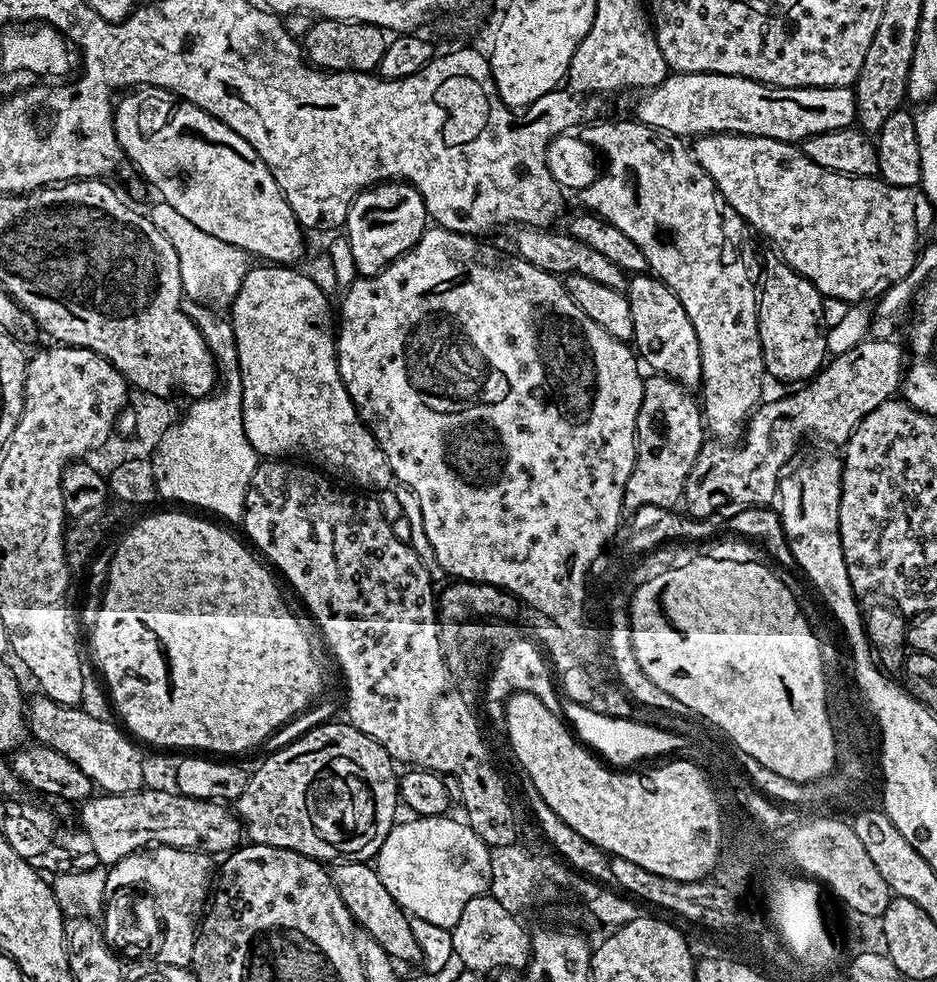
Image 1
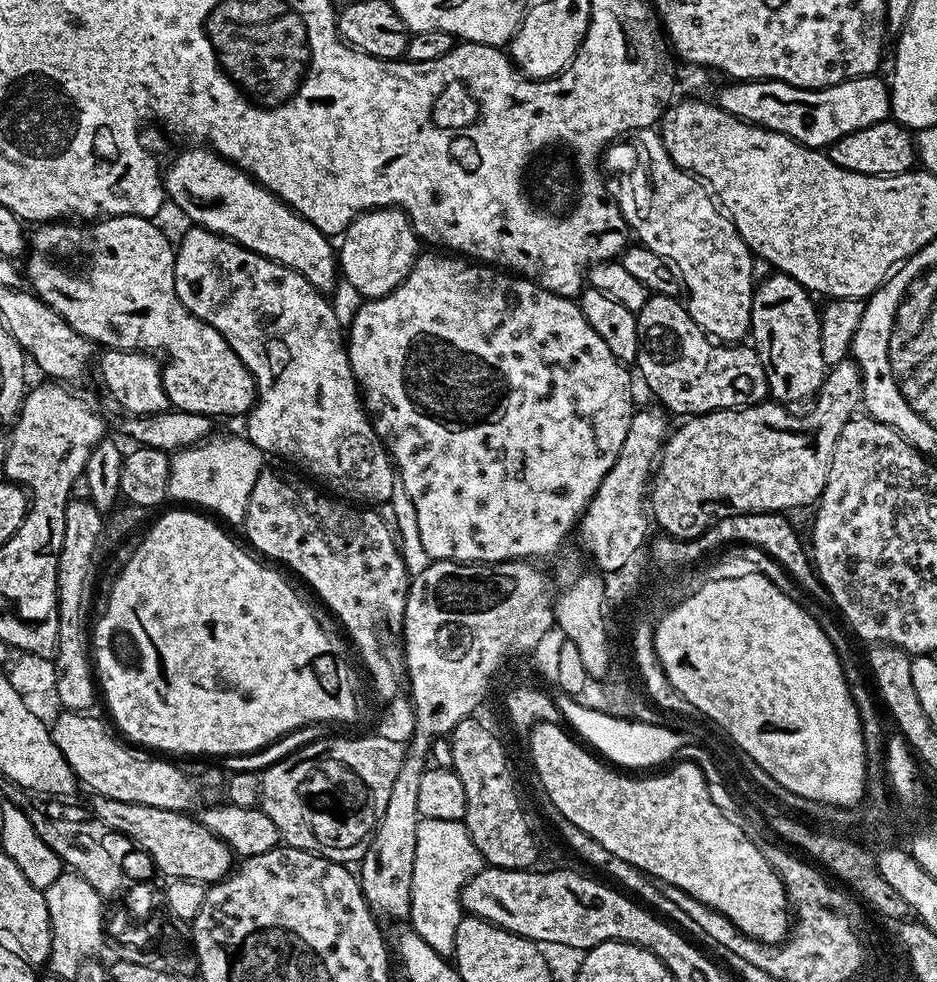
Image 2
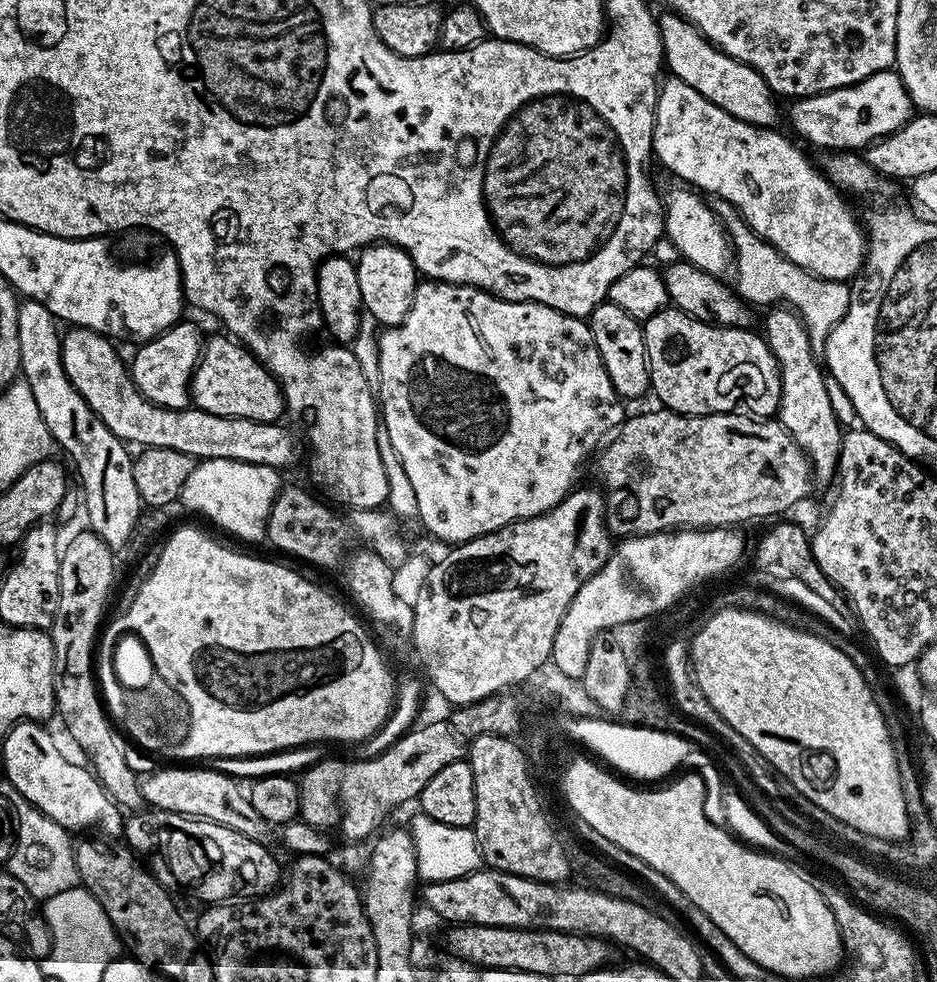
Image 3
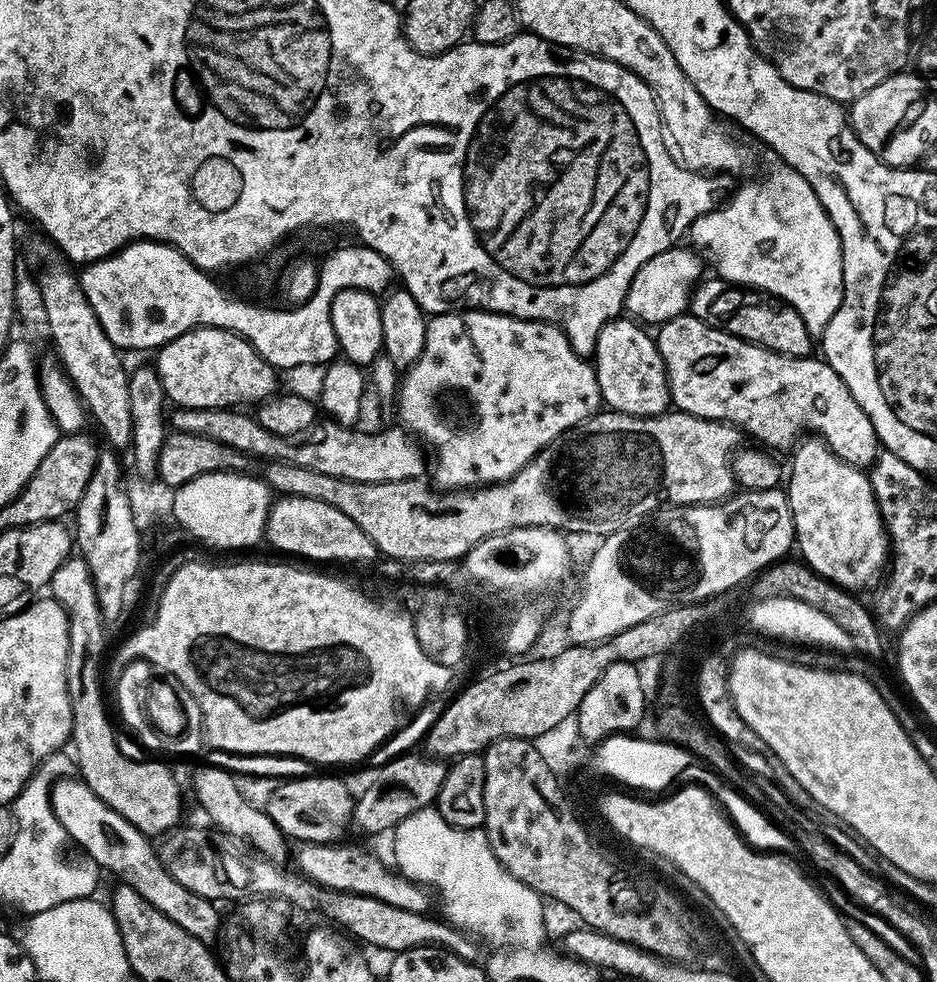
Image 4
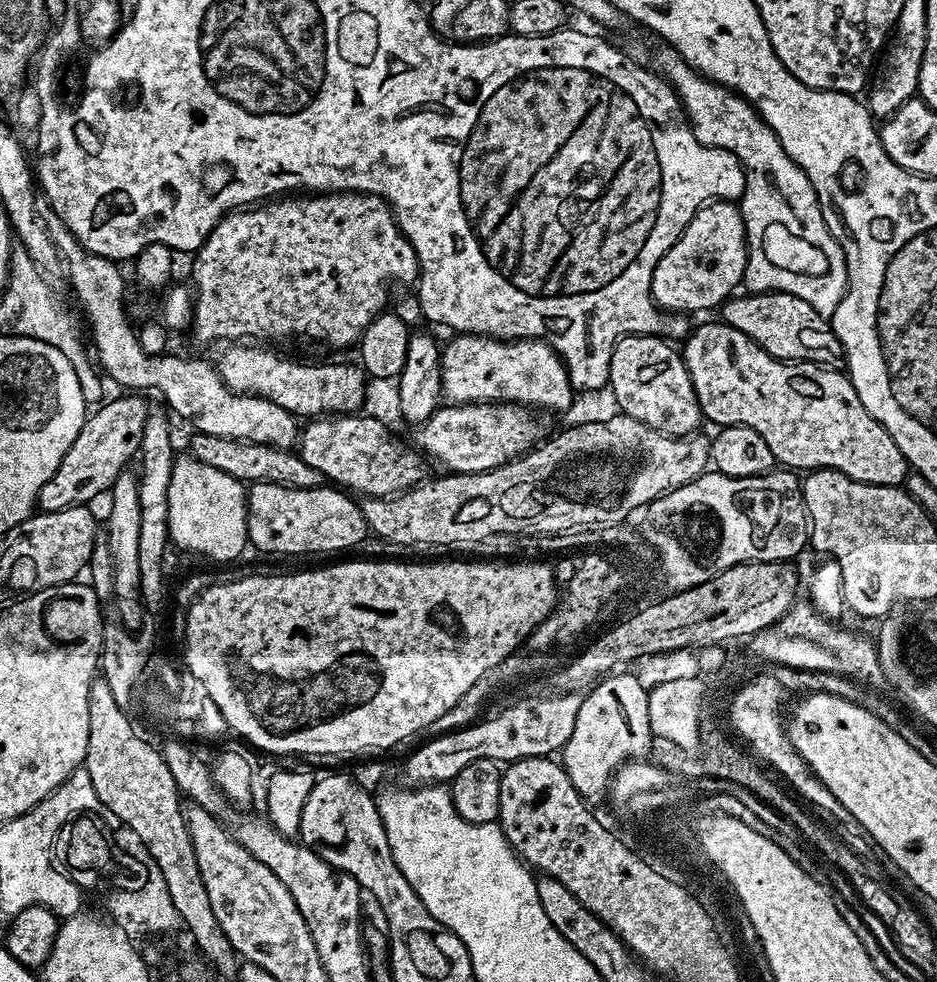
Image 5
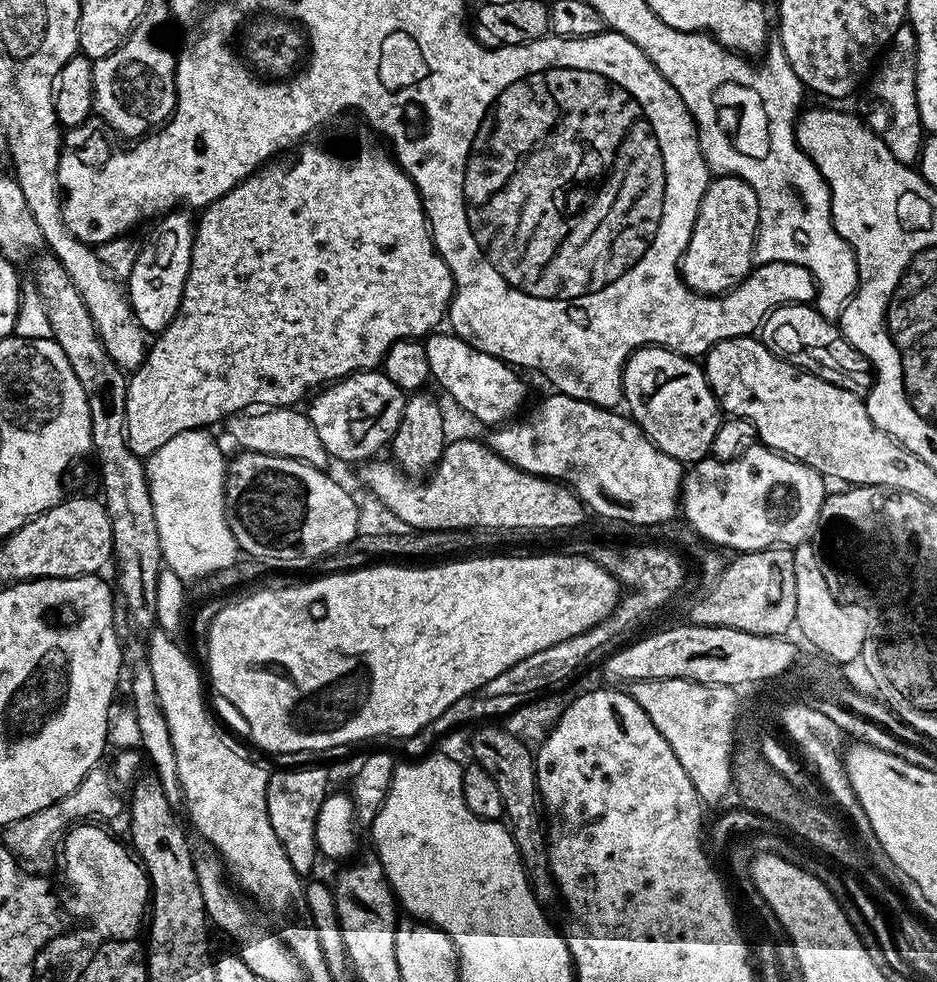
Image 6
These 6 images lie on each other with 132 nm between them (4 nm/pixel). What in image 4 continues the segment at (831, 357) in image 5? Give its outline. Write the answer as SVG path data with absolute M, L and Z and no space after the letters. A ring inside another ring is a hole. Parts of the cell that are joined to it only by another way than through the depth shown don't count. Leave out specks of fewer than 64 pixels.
M701 279L690 297L691 315L697 316L703 324L720 328L731 336L748 340L752 344L760 344L771 352L781 352L784 356L804 358L811 353L808 351L814 344L814 338L806 330L806 324L800 315L789 304L743 286L724 286L716 296L717 281L712 280Z

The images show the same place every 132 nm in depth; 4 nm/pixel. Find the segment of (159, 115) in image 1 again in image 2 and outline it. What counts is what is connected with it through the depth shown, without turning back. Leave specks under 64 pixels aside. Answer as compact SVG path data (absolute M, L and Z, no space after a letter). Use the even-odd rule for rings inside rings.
M188 147L192 148L186 149L169 168L163 169L167 199L171 203L173 200L192 219L193 225L225 236L243 248L251 248L265 260L285 264L290 270L302 274L312 288L328 294L338 281L338 252L333 241L281 202L269 188L263 188L248 173L211 148Z

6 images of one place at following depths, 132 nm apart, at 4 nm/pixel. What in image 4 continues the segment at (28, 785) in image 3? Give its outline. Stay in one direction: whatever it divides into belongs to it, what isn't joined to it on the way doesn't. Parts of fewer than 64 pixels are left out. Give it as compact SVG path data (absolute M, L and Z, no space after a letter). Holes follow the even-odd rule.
M79 778L57 780L52 786L52 809L58 822L62 822L69 841L73 845L77 844L98 867L105 868L112 876L117 876L115 879L119 883L138 890L138 894L142 894L142 898L146 898L146 902L150 902L150 906L154 906L154 910L162 910L162 914L166 914L166 918L170 918L170 922L178 922L178 926L182 926L182 930L186 930L186 934L194 934L194 938L198 938L209 946L215 945L215 940L217 943L222 932L220 912L216 909L219 907L213 901L186 890L186 886L182 886L182 882L175 880L162 866L157 849L153 845L152 848L148 845L151 844L149 837L137 830L130 822L126 822L126 818L122 818L122 814L118 814L118 810L106 806L106 802L102 802L102 798L98 798L98 794L94 794L94 790L90 790L88 784Z

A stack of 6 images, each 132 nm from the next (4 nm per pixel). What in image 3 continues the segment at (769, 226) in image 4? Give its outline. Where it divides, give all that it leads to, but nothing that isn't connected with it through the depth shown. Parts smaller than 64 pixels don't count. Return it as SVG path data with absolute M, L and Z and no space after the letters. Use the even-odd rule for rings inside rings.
M721 203L719 207L718 215L732 242L735 287L740 299L752 306L769 303L772 306L781 304L791 308L803 320L813 352L823 353L828 335L842 322L852 301L849 285L839 280L824 280L812 272L802 270L794 262L787 260L777 248L754 234L754 230L750 230L750 226L736 209L725 203Z

